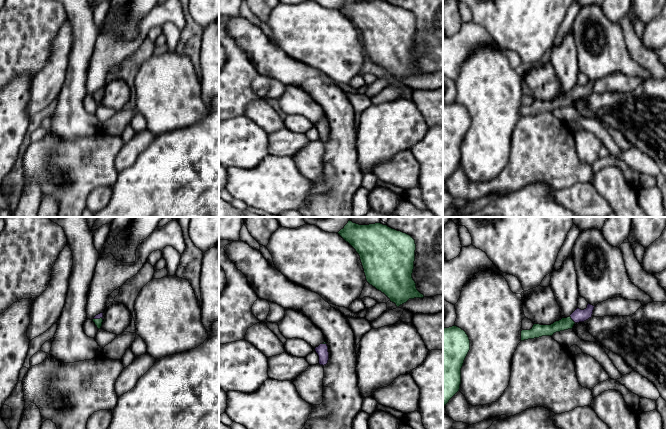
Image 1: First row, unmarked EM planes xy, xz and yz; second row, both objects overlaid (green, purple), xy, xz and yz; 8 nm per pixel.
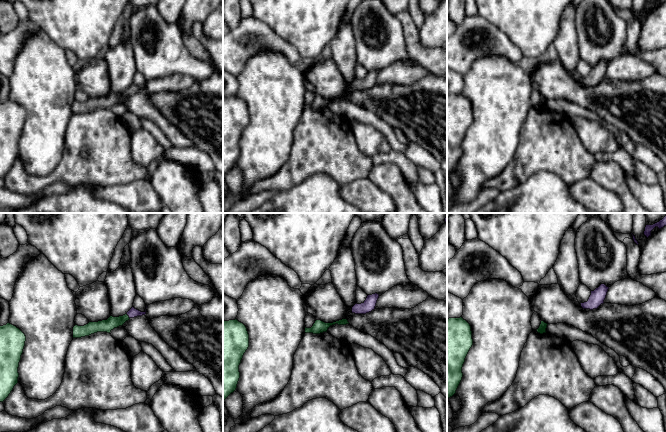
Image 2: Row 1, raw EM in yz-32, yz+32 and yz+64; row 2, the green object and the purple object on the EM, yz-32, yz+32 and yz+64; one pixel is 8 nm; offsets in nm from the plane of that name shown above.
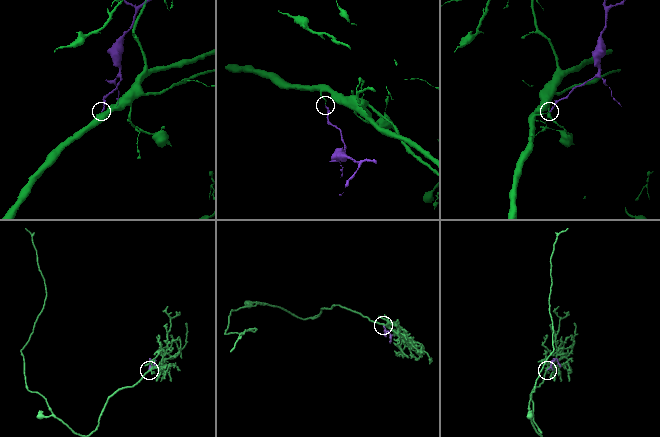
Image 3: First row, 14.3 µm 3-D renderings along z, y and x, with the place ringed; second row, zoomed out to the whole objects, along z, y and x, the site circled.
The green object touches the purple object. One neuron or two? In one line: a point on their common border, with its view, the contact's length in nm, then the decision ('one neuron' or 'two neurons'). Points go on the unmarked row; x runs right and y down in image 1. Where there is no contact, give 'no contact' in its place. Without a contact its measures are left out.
yz (571, 95) | 80 nm | one neuron

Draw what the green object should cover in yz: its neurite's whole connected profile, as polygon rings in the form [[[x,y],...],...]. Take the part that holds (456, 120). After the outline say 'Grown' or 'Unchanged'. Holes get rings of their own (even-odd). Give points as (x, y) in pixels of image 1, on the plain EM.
[[[457,102],[443,104],[443,182],[459,167],[461,144],[470,126],[470,116]]]. Unchanged

